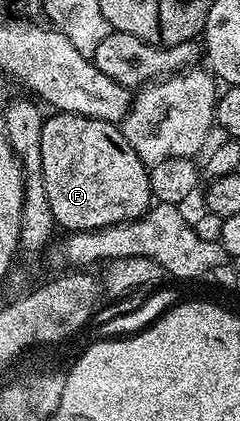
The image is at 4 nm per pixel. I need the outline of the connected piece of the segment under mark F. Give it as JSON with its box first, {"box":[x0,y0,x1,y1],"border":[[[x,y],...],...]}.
{"box":[41,112,149,232],"border":[[[53,112],[43,124],[41,141],[41,175],[43,188],[47,188],[47,204],[51,204],[51,216],[58,227],[65,232],[79,230],[102,230],[120,222],[130,222],[149,211],[149,170],[146,163],[131,148],[127,136],[115,122],[104,122],[78,114]]]}

